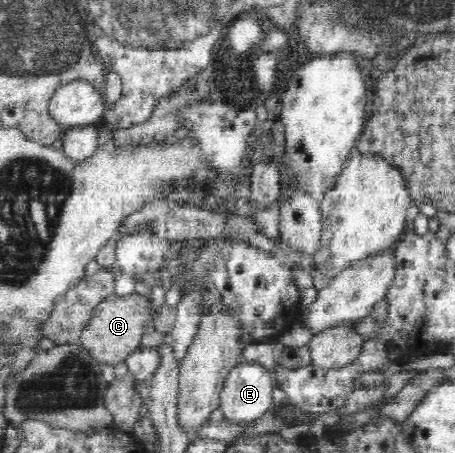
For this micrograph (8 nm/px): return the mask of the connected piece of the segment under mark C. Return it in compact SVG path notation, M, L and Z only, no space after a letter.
M137 292L126 296L114 295L102 301L96 309L98 312L92 317L85 331L80 337L80 343L90 350L90 354L112 366L126 362L129 355L137 352L145 332L152 326L153 303L145 295Z

